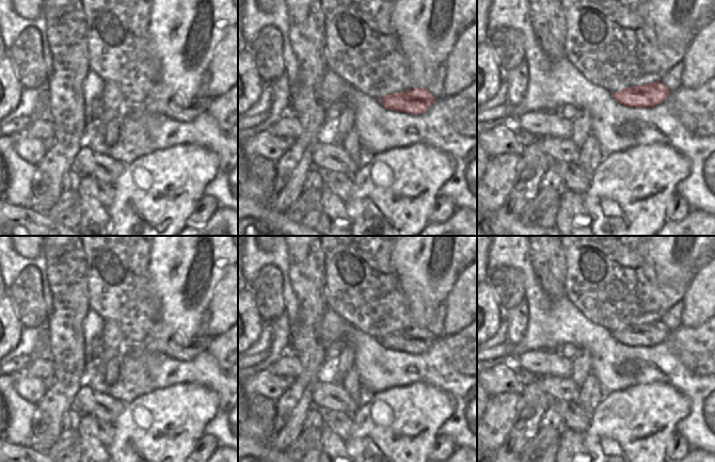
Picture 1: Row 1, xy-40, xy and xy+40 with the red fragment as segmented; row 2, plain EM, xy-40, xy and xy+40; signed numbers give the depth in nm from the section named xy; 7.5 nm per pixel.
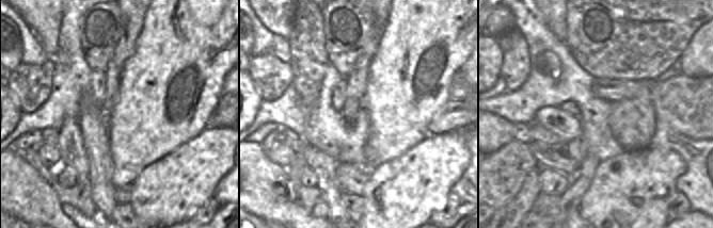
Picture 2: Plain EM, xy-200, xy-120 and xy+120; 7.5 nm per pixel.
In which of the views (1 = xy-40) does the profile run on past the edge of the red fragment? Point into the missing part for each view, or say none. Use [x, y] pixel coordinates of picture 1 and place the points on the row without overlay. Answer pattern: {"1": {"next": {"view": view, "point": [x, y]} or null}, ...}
{"1": {"next": null}}

